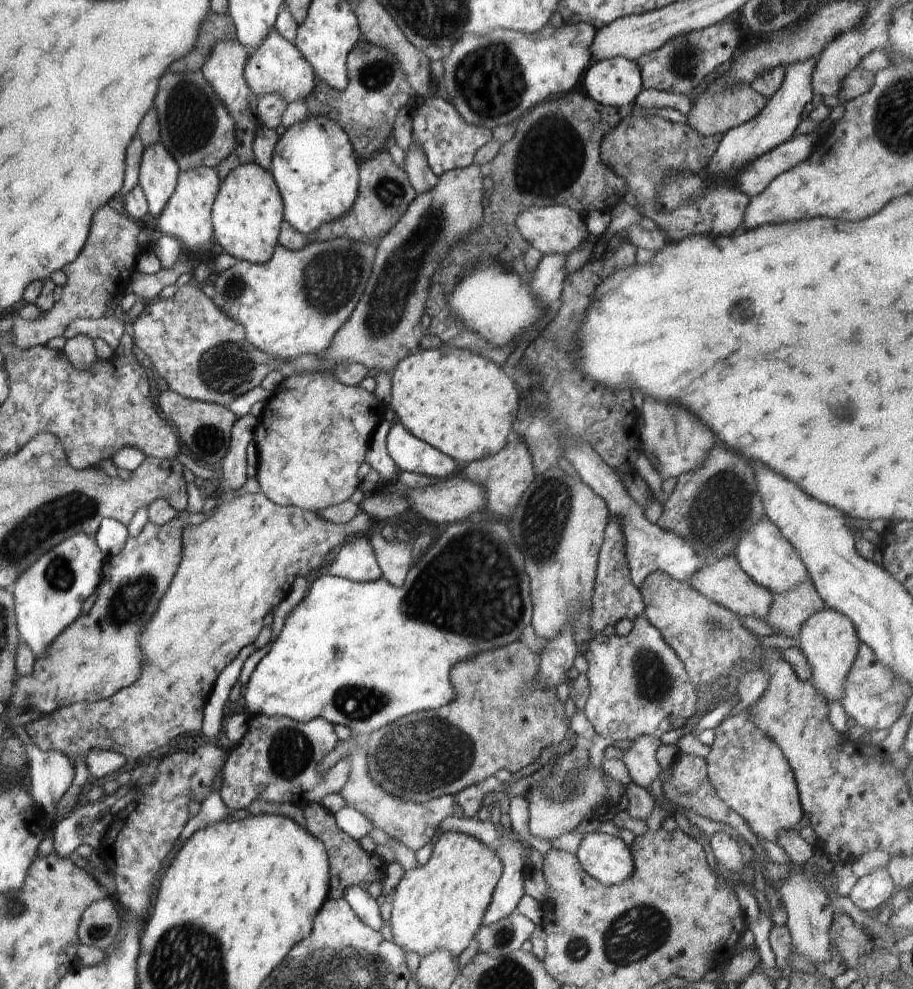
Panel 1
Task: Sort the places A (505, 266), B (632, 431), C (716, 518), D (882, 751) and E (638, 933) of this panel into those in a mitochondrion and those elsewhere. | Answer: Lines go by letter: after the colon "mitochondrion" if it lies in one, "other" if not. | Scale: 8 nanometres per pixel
A: other
B: other
C: mitochondrion
D: other
E: mitochondrion

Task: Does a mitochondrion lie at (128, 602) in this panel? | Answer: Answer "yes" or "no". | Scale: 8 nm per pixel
yes

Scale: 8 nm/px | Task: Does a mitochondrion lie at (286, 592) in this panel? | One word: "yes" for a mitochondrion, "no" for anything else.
no

